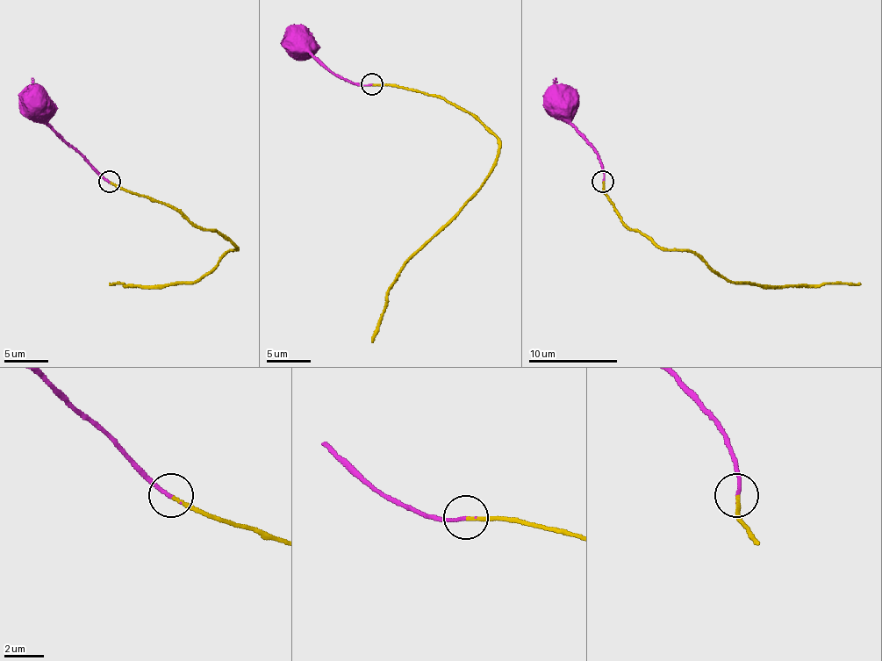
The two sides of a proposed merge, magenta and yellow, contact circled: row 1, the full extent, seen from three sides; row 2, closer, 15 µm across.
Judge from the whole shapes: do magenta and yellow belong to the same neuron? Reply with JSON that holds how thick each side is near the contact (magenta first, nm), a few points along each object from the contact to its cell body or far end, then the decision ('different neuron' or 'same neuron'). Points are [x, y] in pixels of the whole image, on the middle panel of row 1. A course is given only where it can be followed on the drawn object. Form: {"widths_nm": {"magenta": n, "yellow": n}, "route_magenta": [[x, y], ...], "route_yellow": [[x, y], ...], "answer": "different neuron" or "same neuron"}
{"widths_nm": {"magenta": 190, "yellow": 170}, "route_magenta": [[371, 84], [354, 84], [338, 78], [309, 51], [297, 51], [296, 42]], "route_yellow": [[371, 84], [442, 96], [469, 111], [498, 145], [491, 174], [400, 271], [371, 342]], "answer": "same neuron"}

